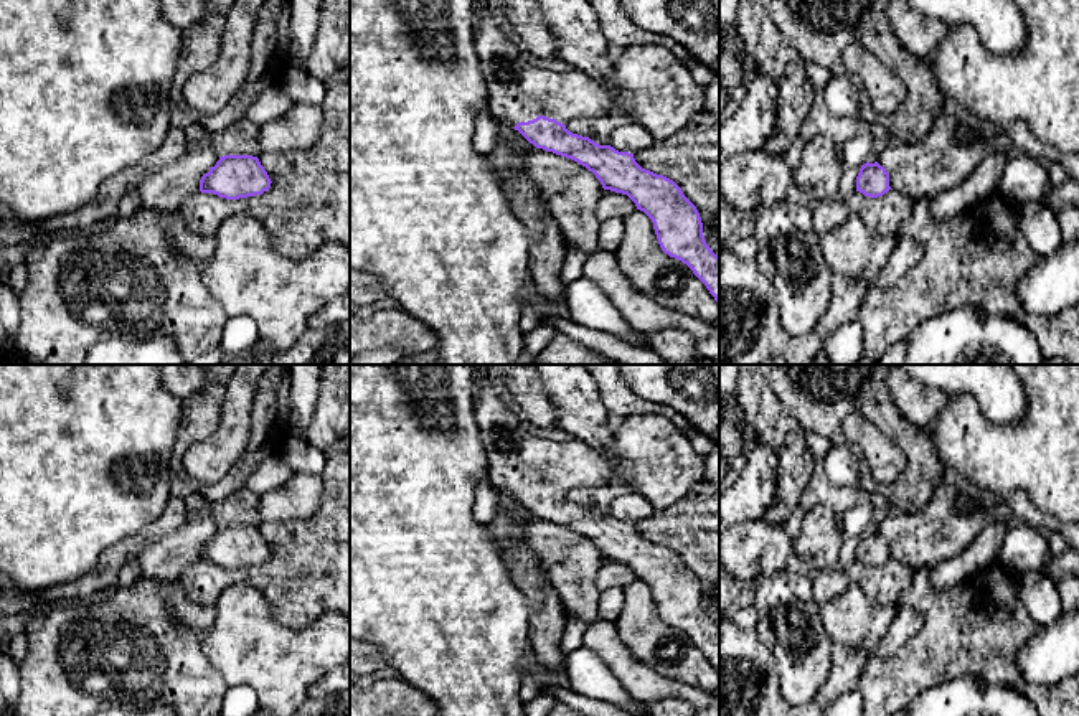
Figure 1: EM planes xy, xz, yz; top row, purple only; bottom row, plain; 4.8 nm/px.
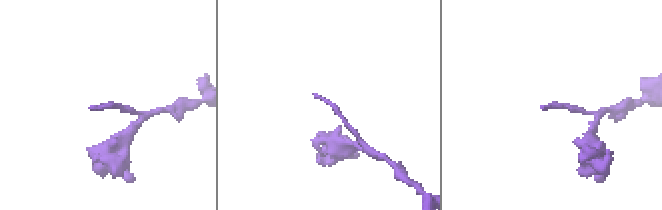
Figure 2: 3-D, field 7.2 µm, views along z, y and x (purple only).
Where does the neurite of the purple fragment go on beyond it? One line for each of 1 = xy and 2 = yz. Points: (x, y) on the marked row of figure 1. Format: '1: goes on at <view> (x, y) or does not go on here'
1: does not go on here
2: does not go on here

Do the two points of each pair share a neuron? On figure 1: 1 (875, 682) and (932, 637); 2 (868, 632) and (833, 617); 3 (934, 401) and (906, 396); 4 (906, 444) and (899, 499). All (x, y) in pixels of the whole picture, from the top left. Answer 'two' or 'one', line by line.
1: one
2: one
3: one
4: one

